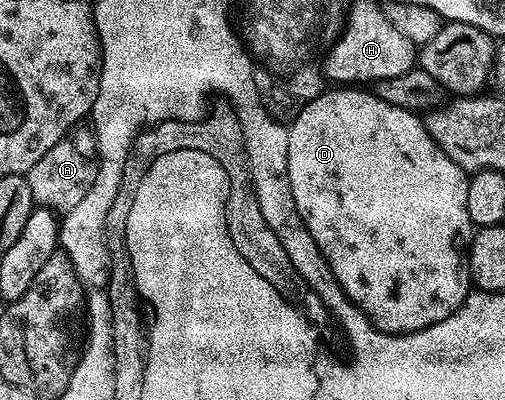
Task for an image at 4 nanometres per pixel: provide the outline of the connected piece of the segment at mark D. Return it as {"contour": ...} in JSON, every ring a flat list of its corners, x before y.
{"contour":[[332,89,315,95,307,100,304,107,296,115,292,127,287,128,288,140,288,180,290,189,294,189,294,205,296,212,306,221,306,229,310,229,310,237,318,245,322,257,330,265,338,285,344,290,344,296,372,323,373,328,385,331,389,337,403,337,426,329,430,325,438,325,438,321,446,321,462,305,470,290,470,272,468,270,468,249,472,245,474,228,470,221,470,213,466,213,466,189,469,172,463,171,430,137,424,128,424,120,415,111,407,111,397,105,380,100,368,89]]}

